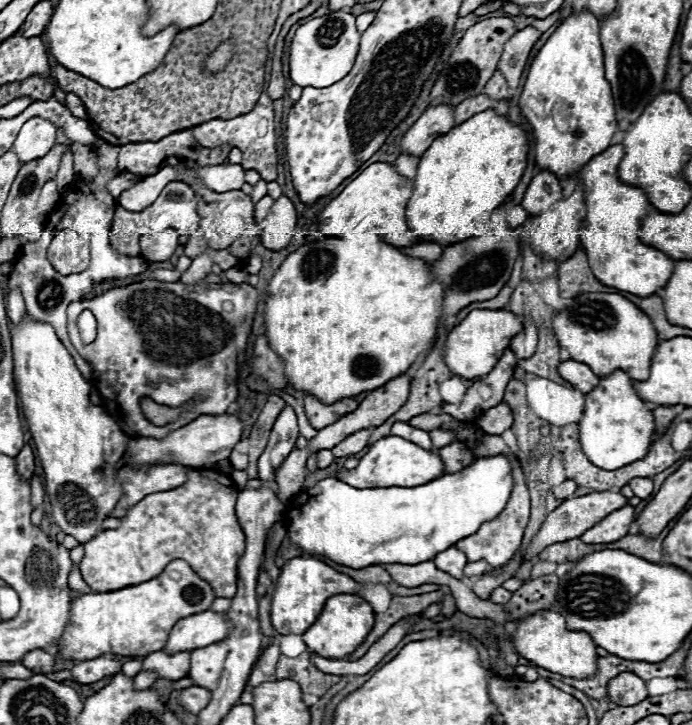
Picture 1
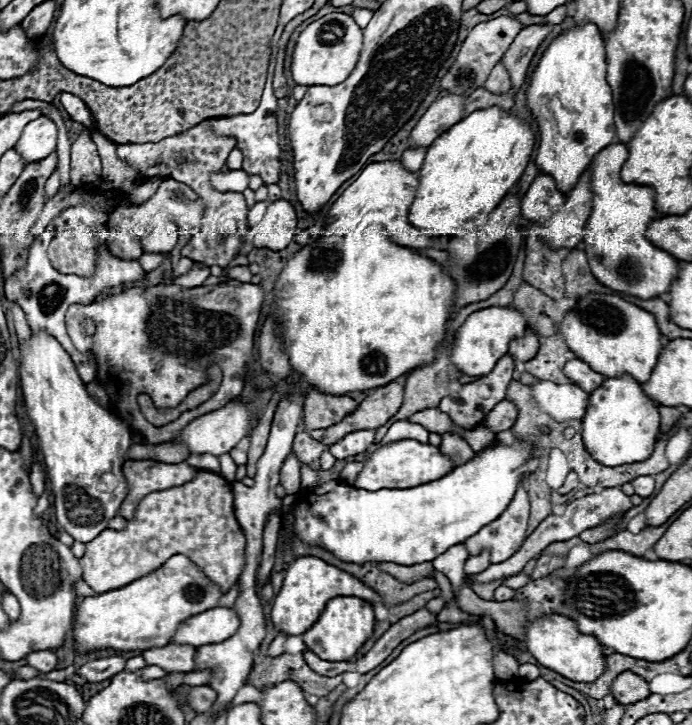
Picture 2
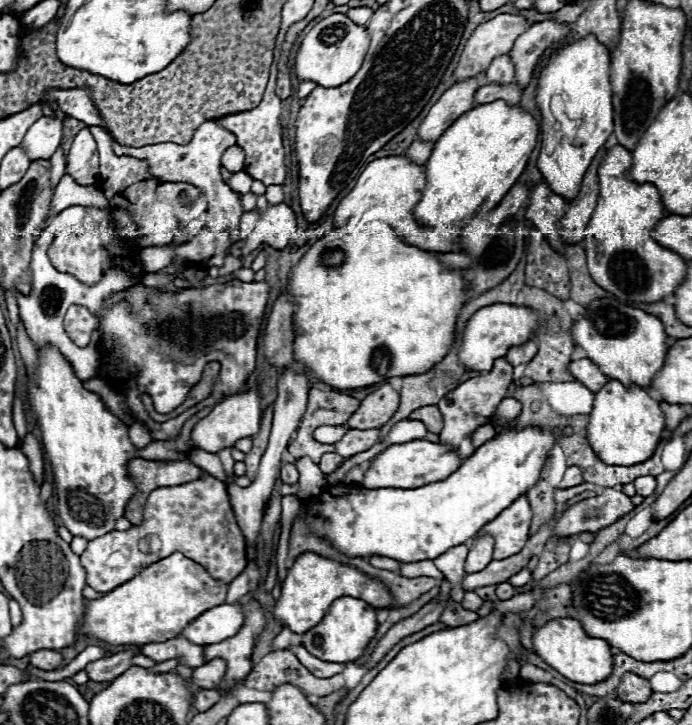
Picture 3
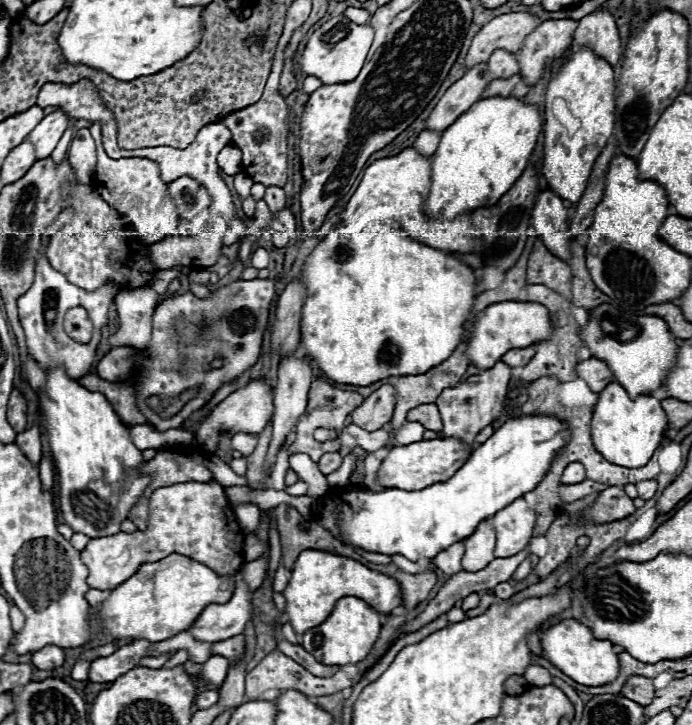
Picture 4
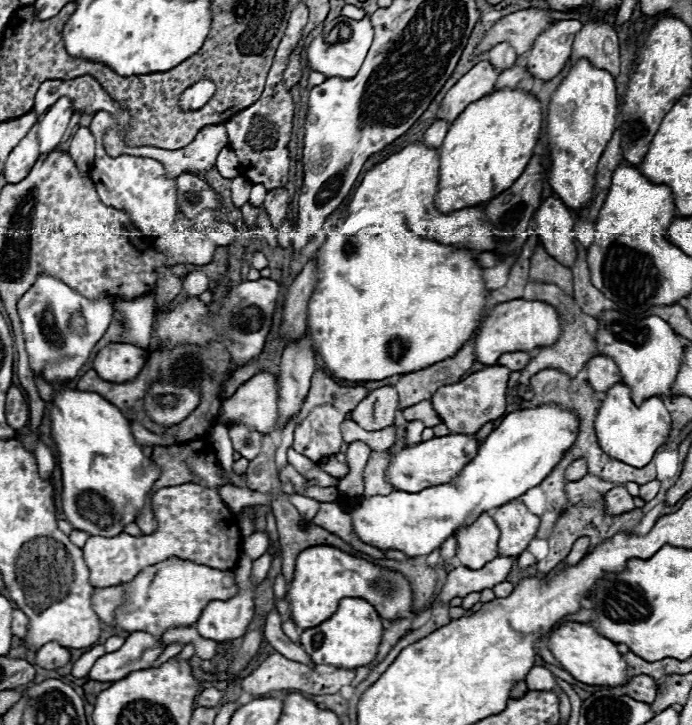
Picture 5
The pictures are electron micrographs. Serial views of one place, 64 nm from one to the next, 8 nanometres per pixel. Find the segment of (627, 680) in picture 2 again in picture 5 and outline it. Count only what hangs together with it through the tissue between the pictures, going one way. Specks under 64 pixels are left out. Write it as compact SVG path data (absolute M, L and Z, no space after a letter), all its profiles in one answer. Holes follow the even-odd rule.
M640 674L640 676L630 678L630 682L624 686L624 692L630 694L630 698L634 698L634 700L652 704L656 698L656 692L658 692L658 684L654 678Z

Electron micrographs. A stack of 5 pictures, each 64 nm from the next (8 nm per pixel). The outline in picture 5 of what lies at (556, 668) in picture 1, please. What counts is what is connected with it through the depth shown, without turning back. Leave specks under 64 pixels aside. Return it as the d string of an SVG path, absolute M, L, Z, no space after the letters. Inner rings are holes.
M566 622L566 624L558 626L548 636L548 648L558 658L558 662L564 666L564 670L584 684L616 688L616 686L622 686L626 682L626 660L618 652L618 644L600 636L588 624Z

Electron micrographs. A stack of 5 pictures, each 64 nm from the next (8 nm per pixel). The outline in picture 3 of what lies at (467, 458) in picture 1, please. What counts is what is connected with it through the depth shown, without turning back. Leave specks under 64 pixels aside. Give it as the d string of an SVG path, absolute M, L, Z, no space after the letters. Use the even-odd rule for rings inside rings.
M498 358L490 372L480 374L476 378L470 378L466 382L462 382L458 388L446 392L442 396L442 400L438 402L438 408L440 408L442 418L444 418L444 430L440 432L440 442L454 446L454 450L462 458L468 458L474 452L474 446L472 446L474 430L490 422L498 404L506 398L510 382L512 382L512 366L504 358Z

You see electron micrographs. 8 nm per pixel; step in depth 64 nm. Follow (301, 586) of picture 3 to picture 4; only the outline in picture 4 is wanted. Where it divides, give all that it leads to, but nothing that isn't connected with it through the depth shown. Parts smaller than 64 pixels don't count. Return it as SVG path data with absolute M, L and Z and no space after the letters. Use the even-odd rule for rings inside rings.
M324 550L300 552L292 568L292 578L284 590L288 622L294 626L294 630L298 634L304 634L306 630L310 630L310 626L318 626L318 622L324 622L330 616L330 610L334 610L338 598L344 596L362 598L380 614L392 614L396 608L404 604L402 588L392 576L376 572L352 558L344 558L332 552Z

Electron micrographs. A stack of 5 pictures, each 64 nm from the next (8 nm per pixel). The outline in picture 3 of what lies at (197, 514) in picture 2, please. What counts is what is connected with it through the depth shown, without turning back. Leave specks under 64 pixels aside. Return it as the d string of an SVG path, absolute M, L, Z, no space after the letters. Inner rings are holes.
M206 476L204 480L152 490L144 506L144 524L90 540L80 562L86 568L88 586L96 592L110 592L134 578L144 566L160 562L174 552L182 552L224 582L232 582L246 568L244 536L236 524L222 480Z

